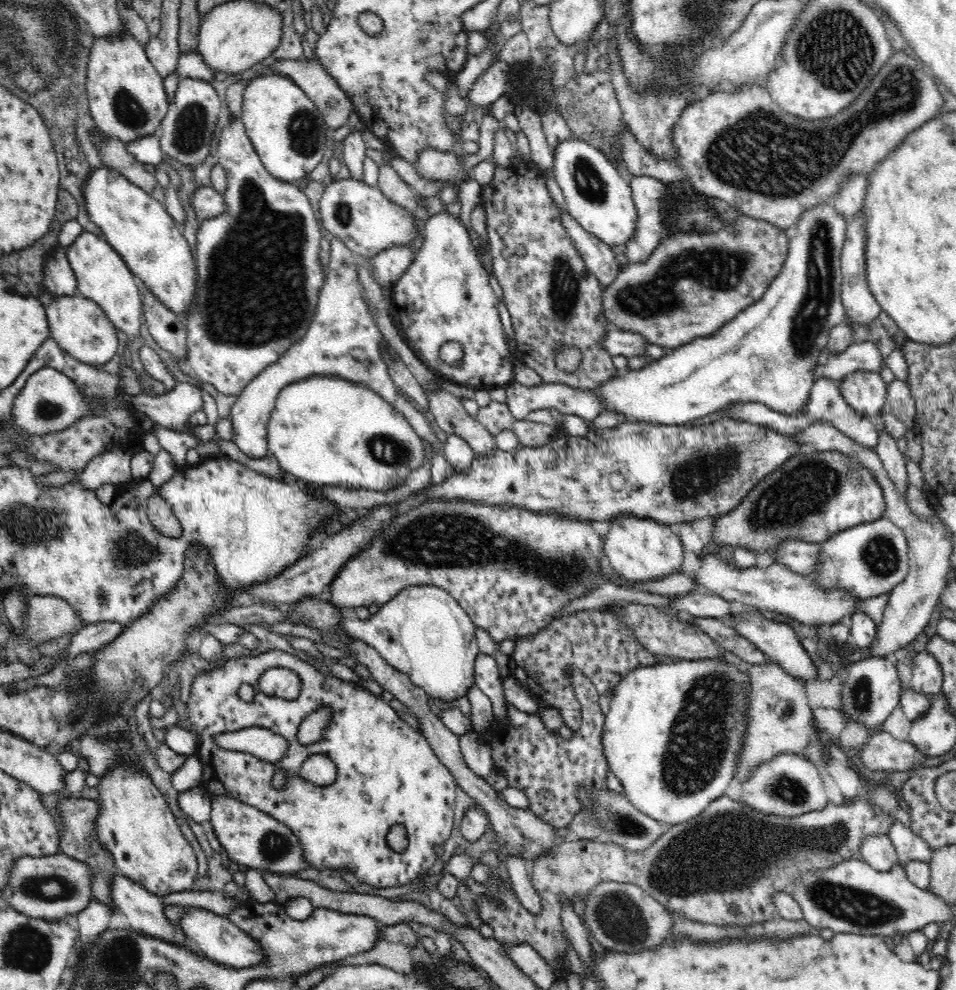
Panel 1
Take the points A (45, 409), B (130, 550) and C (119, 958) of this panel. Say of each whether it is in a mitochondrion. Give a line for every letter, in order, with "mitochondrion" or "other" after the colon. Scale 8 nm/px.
A: mitochondrion
B: mitochondrion
C: mitochondrion

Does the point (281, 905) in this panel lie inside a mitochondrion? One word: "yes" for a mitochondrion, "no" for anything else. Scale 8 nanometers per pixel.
no

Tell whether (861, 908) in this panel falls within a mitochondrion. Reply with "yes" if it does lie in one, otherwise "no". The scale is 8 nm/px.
yes

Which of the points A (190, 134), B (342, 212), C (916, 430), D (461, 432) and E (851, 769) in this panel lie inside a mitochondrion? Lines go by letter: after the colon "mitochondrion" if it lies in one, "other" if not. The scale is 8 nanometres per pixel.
A: mitochondrion
B: mitochondrion
C: other
D: other
E: other

